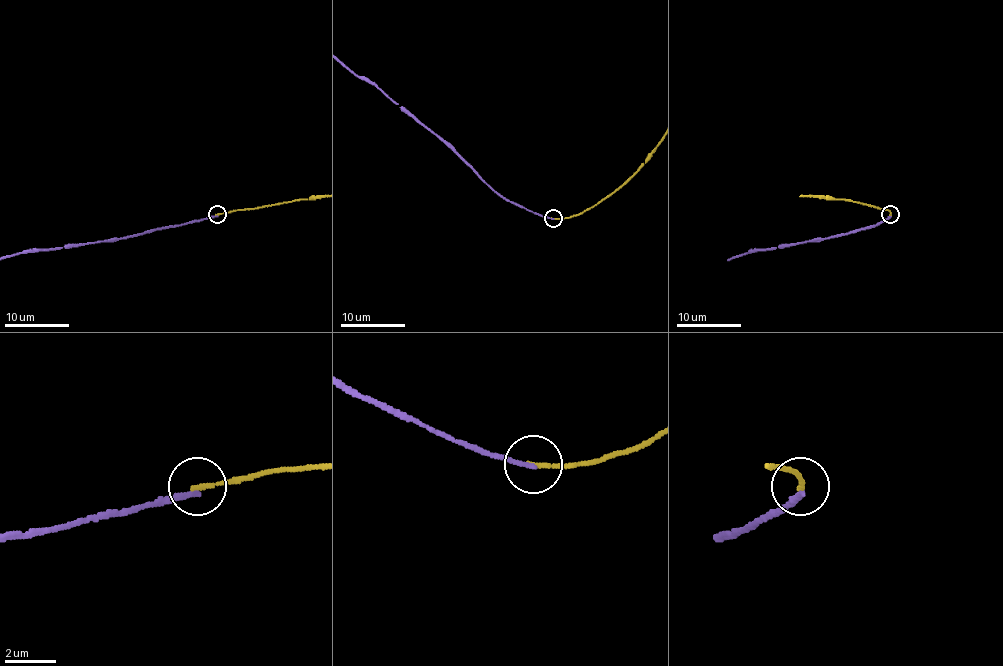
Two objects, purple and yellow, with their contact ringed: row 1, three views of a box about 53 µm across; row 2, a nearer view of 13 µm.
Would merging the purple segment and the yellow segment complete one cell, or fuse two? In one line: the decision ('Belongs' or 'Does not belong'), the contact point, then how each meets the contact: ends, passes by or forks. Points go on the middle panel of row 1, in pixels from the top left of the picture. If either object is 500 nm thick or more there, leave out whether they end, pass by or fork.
Does not belong. Place: (553, 218). At the ring purple ends. At the ring yellow ends

